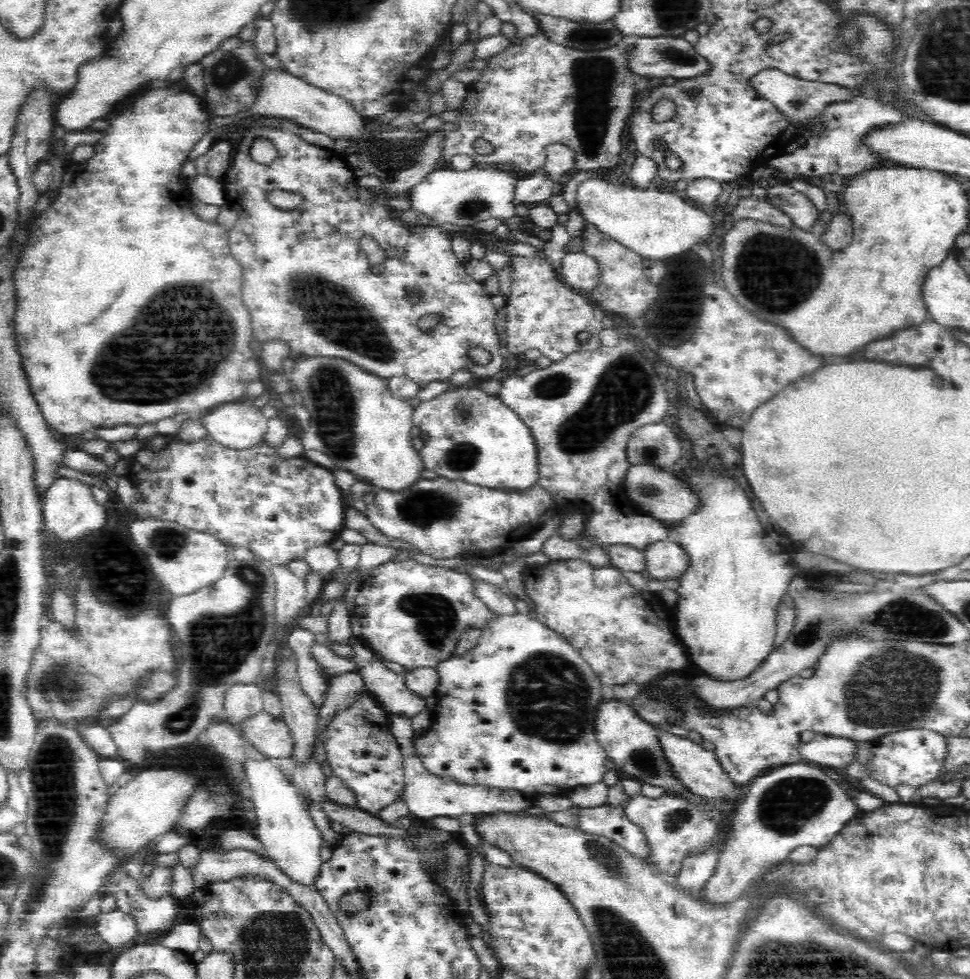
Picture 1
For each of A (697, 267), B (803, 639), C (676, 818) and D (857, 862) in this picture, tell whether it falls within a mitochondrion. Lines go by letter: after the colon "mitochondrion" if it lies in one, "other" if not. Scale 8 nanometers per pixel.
A: other
B: mitochondrion
C: mitochondrion
D: other

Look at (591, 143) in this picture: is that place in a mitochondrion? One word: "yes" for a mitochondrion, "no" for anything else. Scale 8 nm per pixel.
yes

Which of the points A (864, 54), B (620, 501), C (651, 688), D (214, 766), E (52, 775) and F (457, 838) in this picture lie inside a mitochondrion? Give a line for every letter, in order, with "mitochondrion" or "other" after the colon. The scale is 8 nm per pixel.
A: other
B: other
C: other
D: other
E: mitochondrion
F: other

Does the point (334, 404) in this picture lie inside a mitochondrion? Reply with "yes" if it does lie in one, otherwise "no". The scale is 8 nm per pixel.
yes

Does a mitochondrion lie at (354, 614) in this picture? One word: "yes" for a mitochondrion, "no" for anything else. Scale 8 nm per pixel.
no

